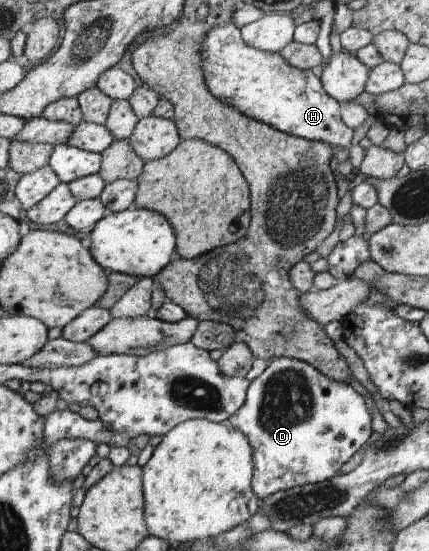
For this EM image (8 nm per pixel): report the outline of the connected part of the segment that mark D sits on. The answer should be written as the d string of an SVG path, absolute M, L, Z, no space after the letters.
M278 357L269 362L263 372L248 383L242 406L227 420L230 426L240 430L251 446L251 489L257 500L276 491L334 477L340 466L369 440L373 432L364 400L350 385L324 376L307 362L292 357Z

